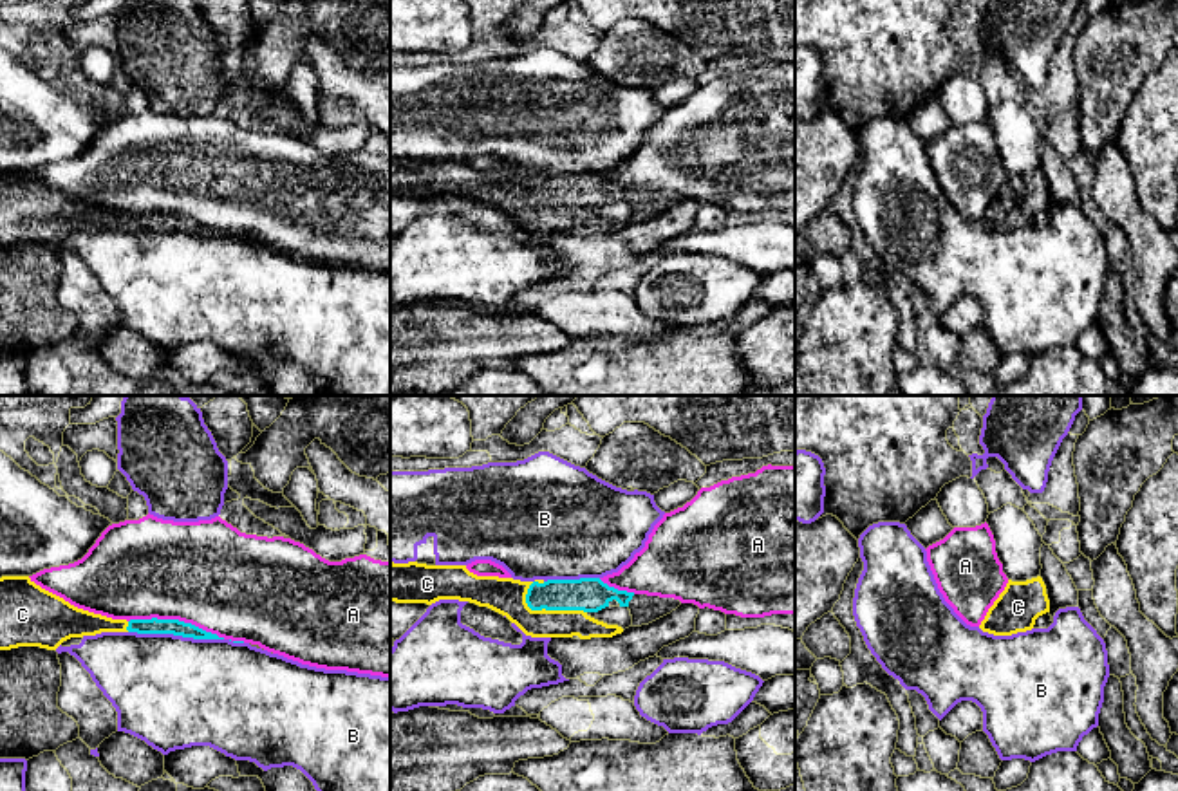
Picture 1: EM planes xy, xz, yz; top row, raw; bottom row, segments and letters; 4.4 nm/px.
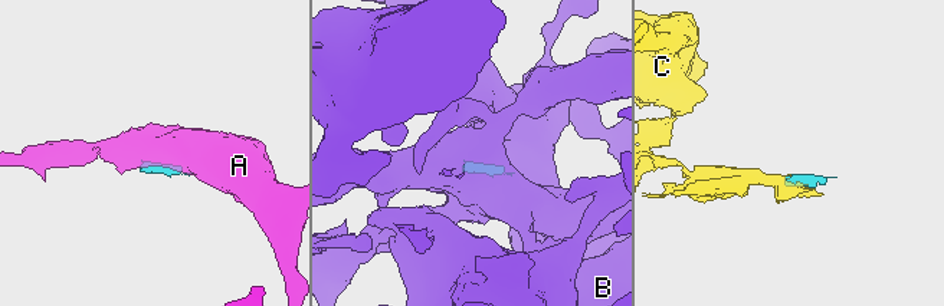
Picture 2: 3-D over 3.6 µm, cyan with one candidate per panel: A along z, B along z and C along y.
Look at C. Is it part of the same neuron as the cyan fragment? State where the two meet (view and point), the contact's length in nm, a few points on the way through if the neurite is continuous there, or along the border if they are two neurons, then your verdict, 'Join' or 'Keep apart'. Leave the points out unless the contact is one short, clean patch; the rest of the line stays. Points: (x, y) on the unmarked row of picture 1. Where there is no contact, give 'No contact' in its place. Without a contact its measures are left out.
Touches cyan at xz (550, 204). Shared border 300 nm. Path across: xz (589, 190), (550, 204), (532, 204), (506, 192). Join

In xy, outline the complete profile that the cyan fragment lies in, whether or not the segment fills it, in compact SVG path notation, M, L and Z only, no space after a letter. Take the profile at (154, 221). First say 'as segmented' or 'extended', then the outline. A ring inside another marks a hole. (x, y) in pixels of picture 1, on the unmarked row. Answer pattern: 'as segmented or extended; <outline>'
extended; M29 172L0 173L0 246L18 242L56 246L70 233L101 228L224 235L179 215L112 215L70 200L63 193L36 181Z

